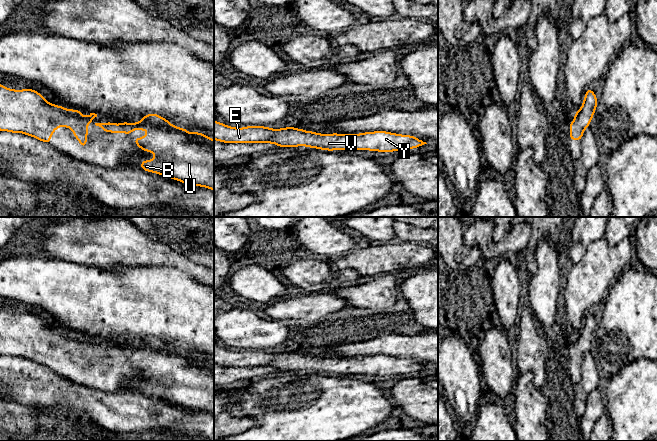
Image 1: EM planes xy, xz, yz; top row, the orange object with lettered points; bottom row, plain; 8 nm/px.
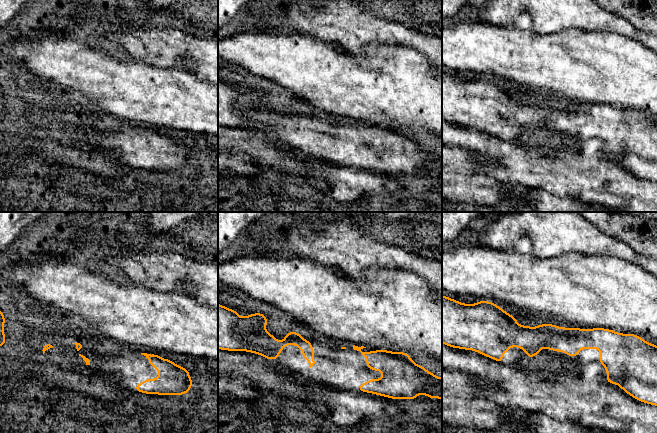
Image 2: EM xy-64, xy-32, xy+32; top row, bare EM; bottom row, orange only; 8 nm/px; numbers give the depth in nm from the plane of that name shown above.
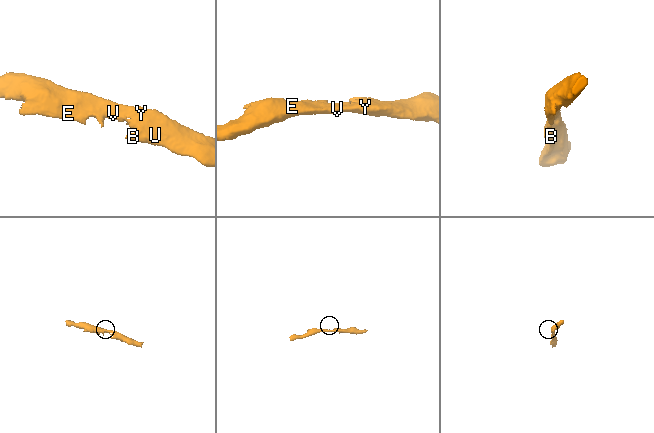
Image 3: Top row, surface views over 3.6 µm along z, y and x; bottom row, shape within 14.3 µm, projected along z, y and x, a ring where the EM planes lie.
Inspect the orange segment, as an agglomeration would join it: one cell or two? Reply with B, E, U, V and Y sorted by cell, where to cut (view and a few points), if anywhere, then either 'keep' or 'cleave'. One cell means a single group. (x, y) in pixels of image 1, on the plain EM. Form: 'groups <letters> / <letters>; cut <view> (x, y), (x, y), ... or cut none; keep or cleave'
groups B E U V Y; cut none; keep

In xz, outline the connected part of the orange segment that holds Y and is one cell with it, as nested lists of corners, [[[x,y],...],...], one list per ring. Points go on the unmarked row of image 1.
[[[214,345],[214,364],[223,367],[271,367],[281,372],[306,370],[321,374],[369,374],[393,376],[418,372],[426,366],[412,360],[386,355],[354,358],[319,358],[302,352],[272,353],[265,350],[229,351]]]

